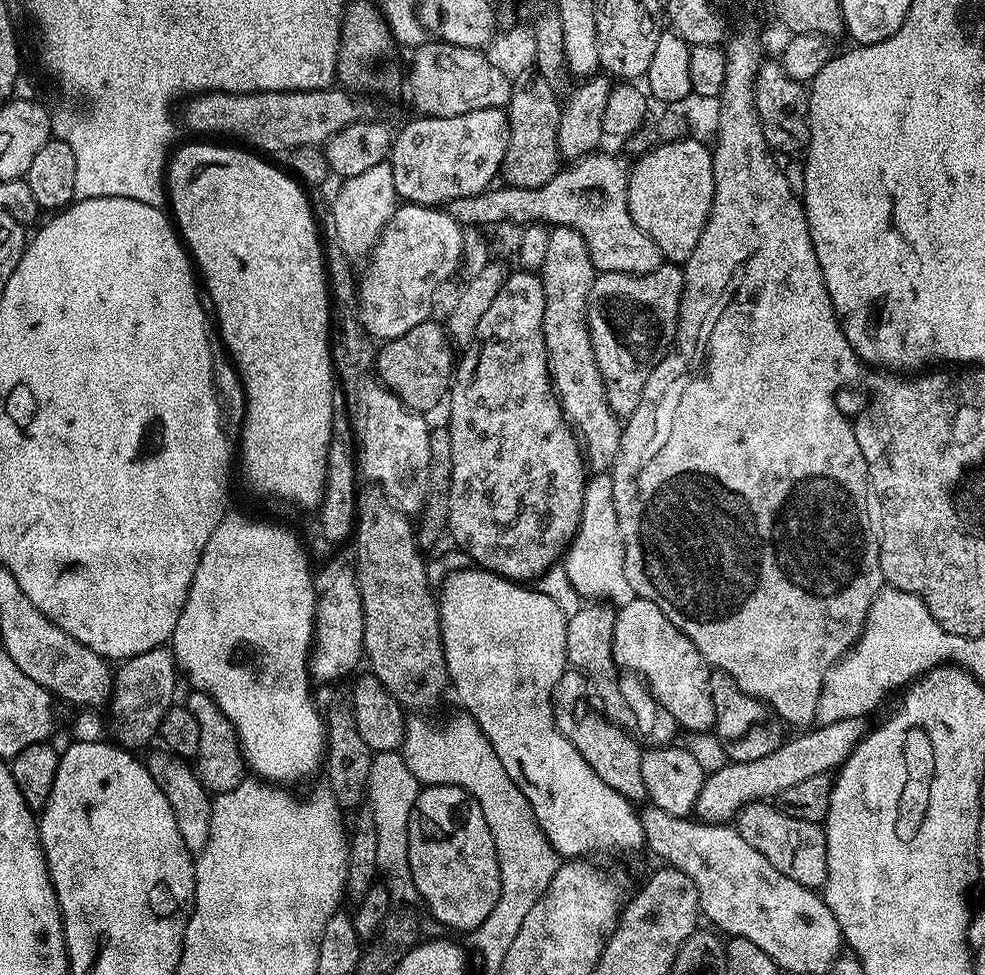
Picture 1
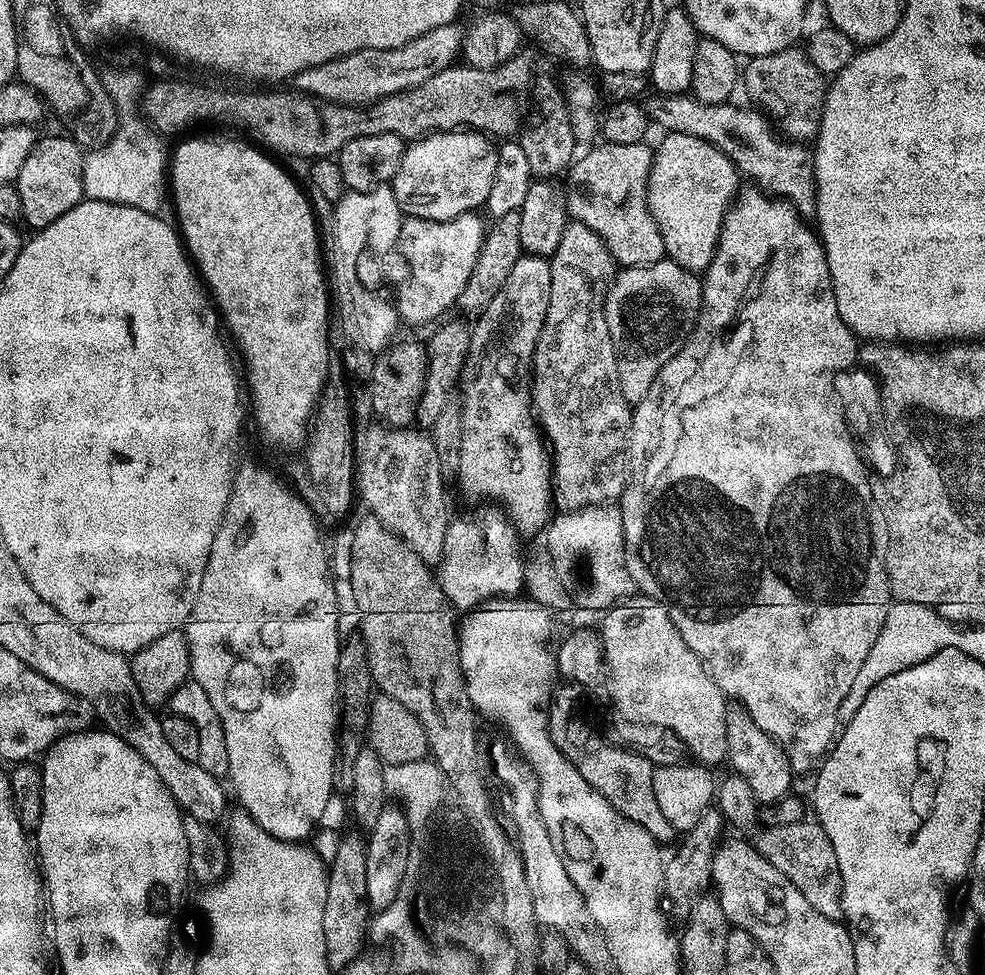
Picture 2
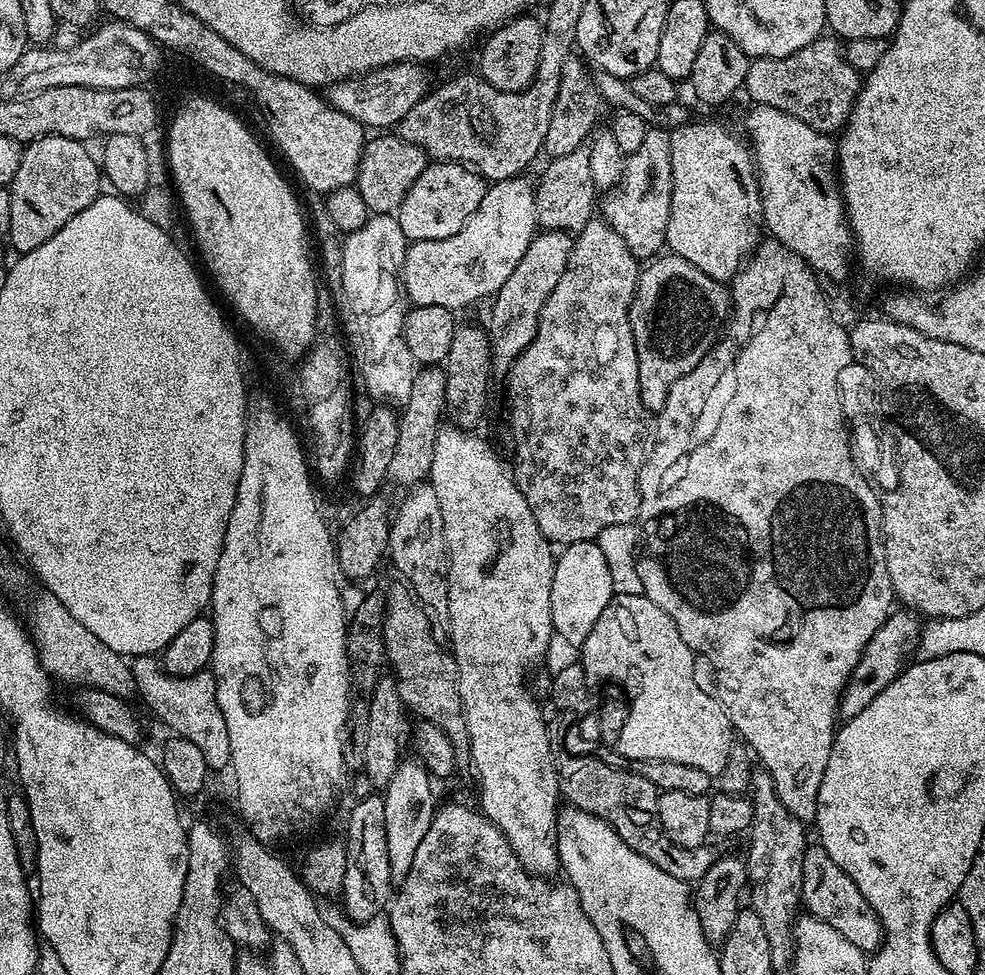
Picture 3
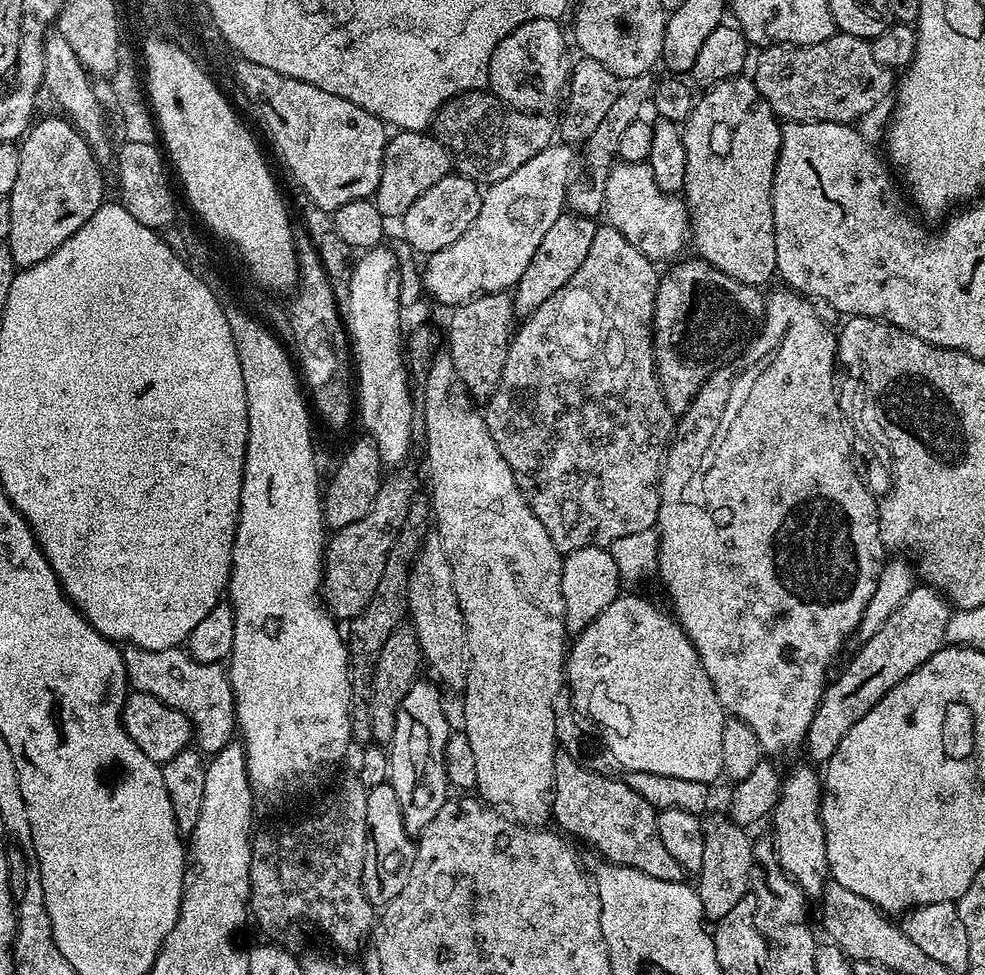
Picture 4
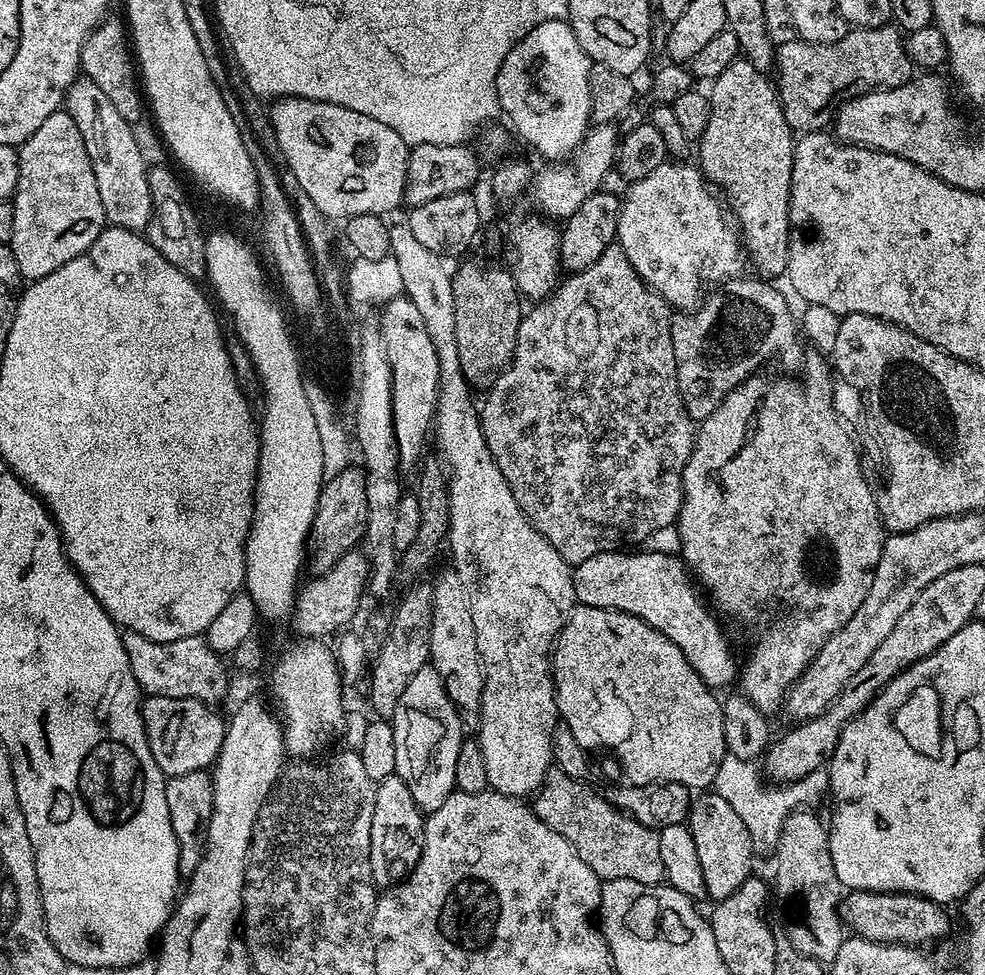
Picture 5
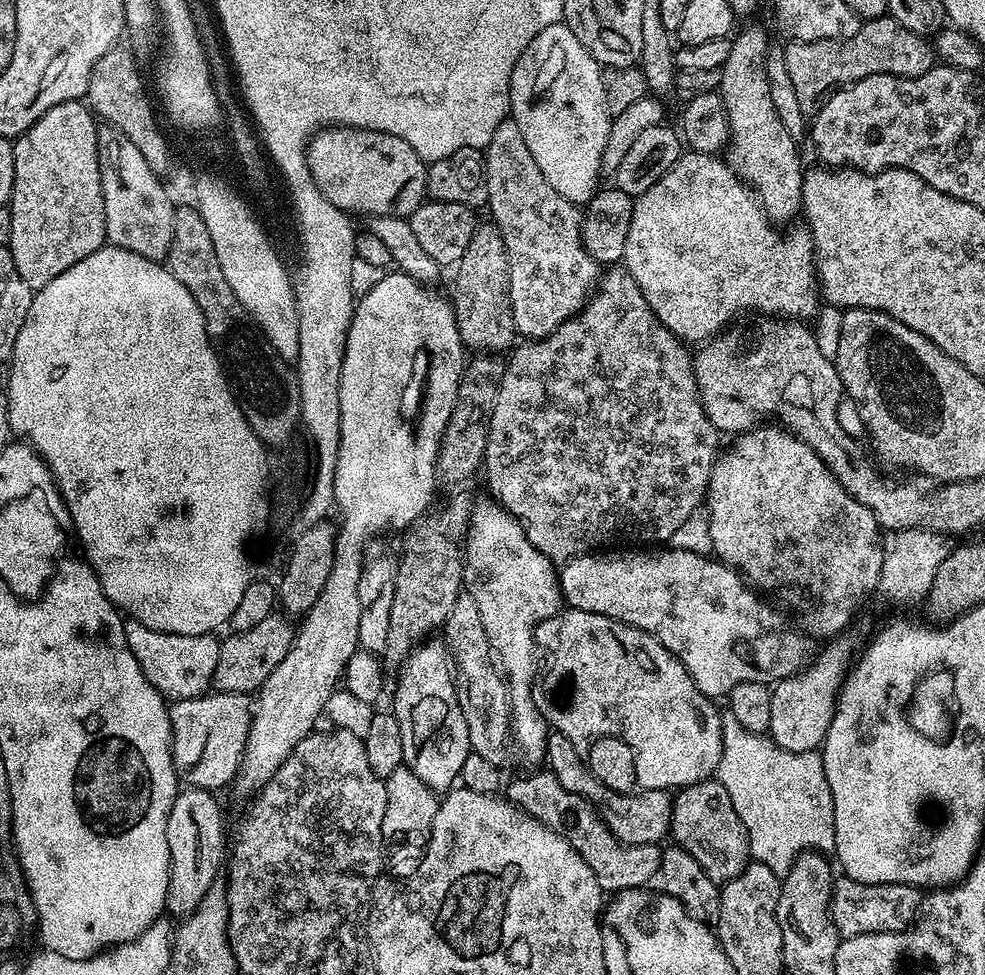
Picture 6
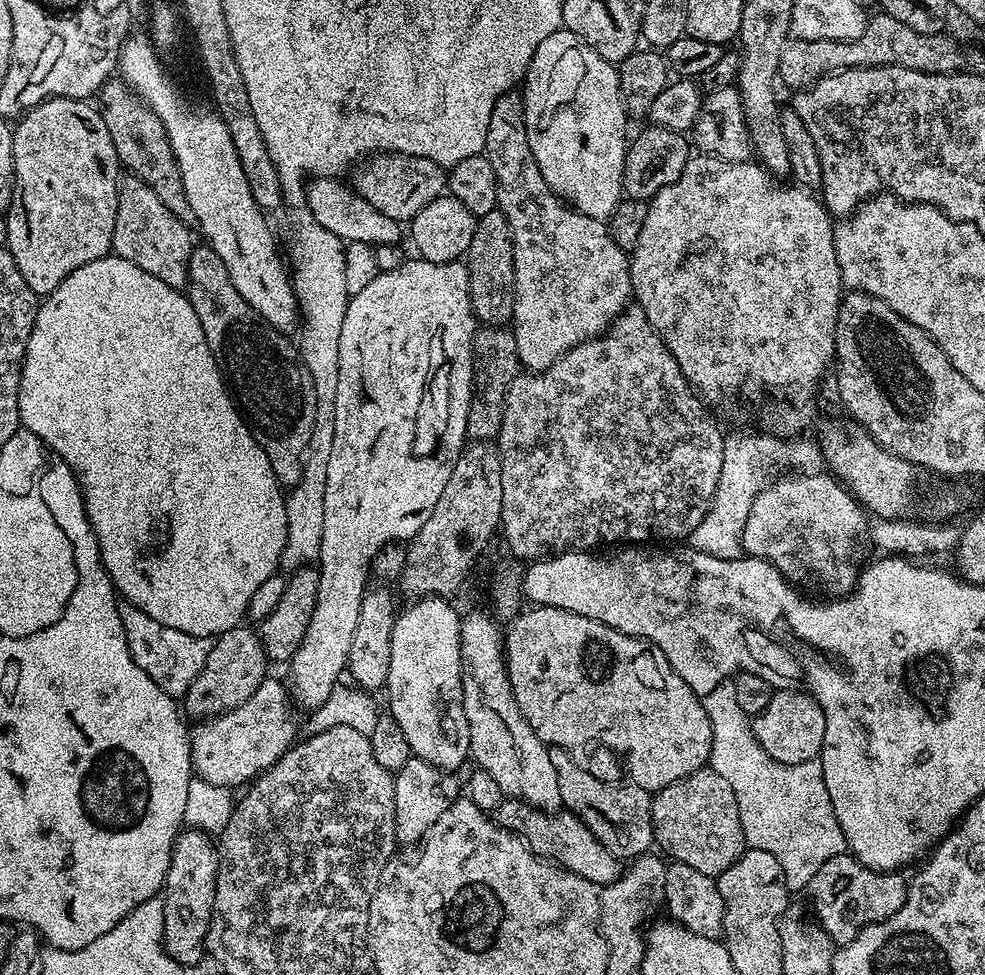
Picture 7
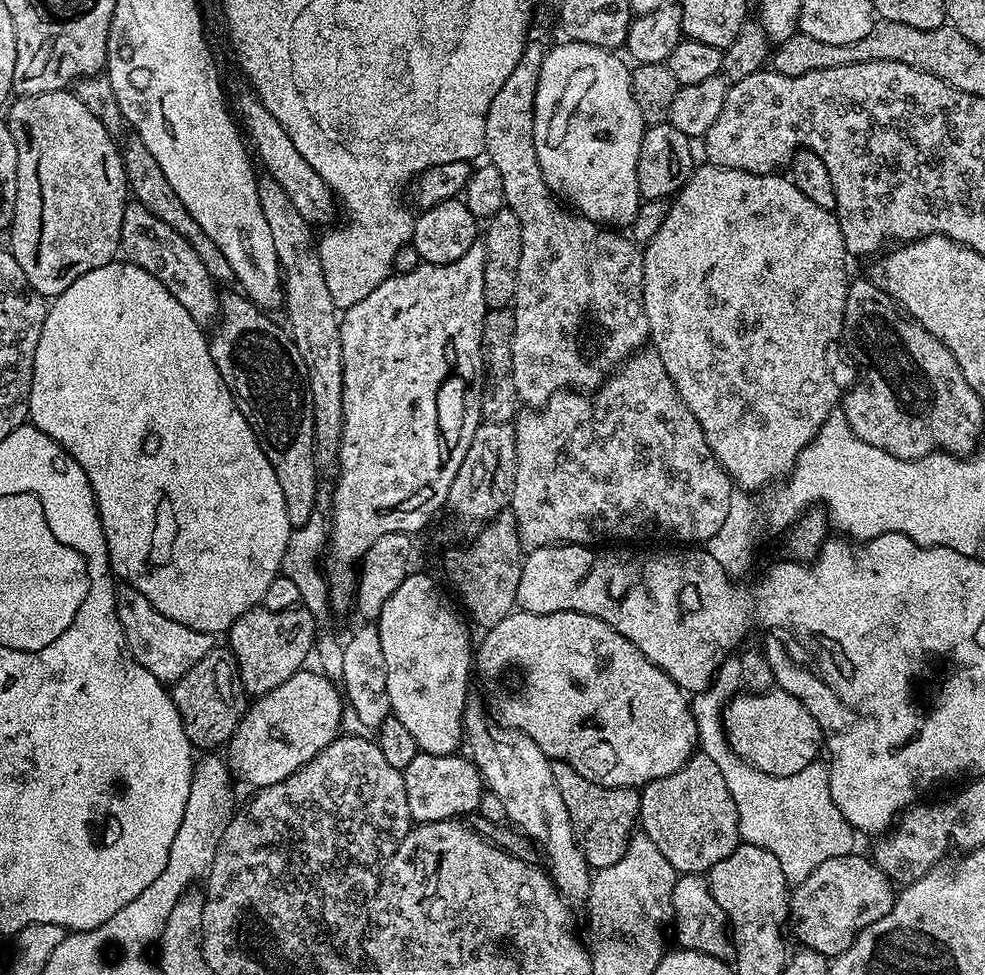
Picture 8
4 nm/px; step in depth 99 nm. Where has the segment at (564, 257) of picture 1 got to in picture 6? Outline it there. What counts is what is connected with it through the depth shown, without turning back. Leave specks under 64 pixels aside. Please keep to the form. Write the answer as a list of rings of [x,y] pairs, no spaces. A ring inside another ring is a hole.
[[[609,267],[601,275],[588,303],[576,316],[562,322],[554,334],[545,336],[543,340],[517,343],[511,354],[512,357],[507,357],[504,365],[504,376],[500,379],[494,414],[490,414],[482,472],[488,475],[488,488],[493,492],[489,493],[526,530],[526,538],[530,538],[530,542],[534,542],[534,546],[554,562],[567,562],[576,556],[595,553],[605,546],[615,545],[612,544],[615,540],[633,540],[636,546],[656,546],[671,541],[674,530],[678,530],[686,518],[697,515],[699,508],[696,507],[705,503],[712,467],[718,459],[718,433],[704,413],[689,349],[684,341],[662,326],[660,319],[650,310],[642,290],[638,290],[638,282],[634,282],[623,267]]]

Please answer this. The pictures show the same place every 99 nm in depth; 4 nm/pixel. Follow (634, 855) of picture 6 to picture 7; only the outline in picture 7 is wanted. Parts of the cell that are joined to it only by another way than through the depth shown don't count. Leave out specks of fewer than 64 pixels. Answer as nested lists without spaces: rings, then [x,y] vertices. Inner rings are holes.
[[[509,796],[496,807],[494,819],[506,830],[523,836],[541,857],[559,864],[561,868],[570,869],[594,885],[603,886],[620,877],[622,862],[614,854],[610,854],[610,850],[606,850],[606,846],[602,846],[602,842],[598,842],[598,838],[590,834],[579,816],[572,812],[532,808],[525,800]]]

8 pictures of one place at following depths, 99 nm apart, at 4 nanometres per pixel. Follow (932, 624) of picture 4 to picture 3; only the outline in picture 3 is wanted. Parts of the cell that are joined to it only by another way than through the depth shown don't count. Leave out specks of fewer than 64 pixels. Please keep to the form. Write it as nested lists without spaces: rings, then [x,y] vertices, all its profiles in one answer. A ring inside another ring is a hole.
[[[896,610],[885,624],[878,626],[874,638],[870,638],[858,666],[854,666],[851,680],[840,696],[838,716],[841,721],[854,718],[854,714],[862,714],[862,710],[866,710],[866,706],[870,706],[870,702],[874,702],[874,698],[882,694],[882,690],[886,690],[886,686],[890,686],[890,682],[894,682],[894,678],[898,678],[904,671],[906,667],[904,658],[908,652],[910,654],[915,651],[916,642],[920,638],[922,626],[915,619],[917,620],[917,617],[911,611]]]

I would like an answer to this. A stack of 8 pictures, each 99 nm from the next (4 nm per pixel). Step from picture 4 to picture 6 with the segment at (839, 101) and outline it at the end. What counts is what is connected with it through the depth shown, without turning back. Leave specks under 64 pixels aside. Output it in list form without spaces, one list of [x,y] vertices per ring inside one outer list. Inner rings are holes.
[[[887,14],[863,21],[854,38],[789,43],[784,48],[784,57],[794,94],[798,94],[798,106],[802,106],[806,114],[819,112],[820,105],[837,88],[847,88],[874,74],[890,74],[916,80],[930,71],[938,60],[933,45],[925,37],[906,30],[906,26]]]

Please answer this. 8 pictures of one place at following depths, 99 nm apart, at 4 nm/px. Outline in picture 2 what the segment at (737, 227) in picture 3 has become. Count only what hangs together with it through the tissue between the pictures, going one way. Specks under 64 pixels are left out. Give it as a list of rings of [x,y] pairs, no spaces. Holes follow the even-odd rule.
[[[677,132],[663,138],[652,153],[648,209],[662,234],[667,259],[702,274],[714,258],[724,216],[741,191],[742,176],[725,152],[702,138]]]

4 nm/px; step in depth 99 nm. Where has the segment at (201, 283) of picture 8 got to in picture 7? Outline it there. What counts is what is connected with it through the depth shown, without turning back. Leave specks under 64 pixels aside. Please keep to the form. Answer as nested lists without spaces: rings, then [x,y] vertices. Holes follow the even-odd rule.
[[[125,175],[118,188],[118,210],[114,218],[112,252],[142,266],[146,274],[162,278],[166,286],[183,289],[188,282],[188,263],[194,247],[189,225],[183,224],[137,176]]]

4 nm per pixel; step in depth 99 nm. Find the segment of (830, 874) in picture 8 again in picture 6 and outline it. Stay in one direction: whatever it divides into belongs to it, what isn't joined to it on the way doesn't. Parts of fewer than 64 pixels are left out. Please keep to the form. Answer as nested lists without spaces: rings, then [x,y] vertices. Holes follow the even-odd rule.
[[[841,875],[832,886],[832,921],[841,937],[871,932],[906,932],[920,911],[922,896],[910,884],[863,884]]]

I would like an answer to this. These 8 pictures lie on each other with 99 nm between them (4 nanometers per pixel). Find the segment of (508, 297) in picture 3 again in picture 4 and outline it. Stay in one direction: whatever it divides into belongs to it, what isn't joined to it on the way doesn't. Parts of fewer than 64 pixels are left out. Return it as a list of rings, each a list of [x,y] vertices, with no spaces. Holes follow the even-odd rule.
[[[568,210],[558,218],[558,222],[554,222],[554,226],[550,226],[550,230],[546,230],[538,250],[534,250],[534,258],[530,258],[530,266],[526,266],[526,274],[522,274],[514,289],[517,317],[527,318],[531,312],[538,310],[538,306],[542,306],[542,302],[546,302],[546,298],[550,298],[550,294],[562,290],[562,286],[566,286],[566,282],[574,278],[578,266],[582,266],[582,261],[586,259],[590,242],[594,242],[597,227],[597,221],[593,217],[579,216]]]

